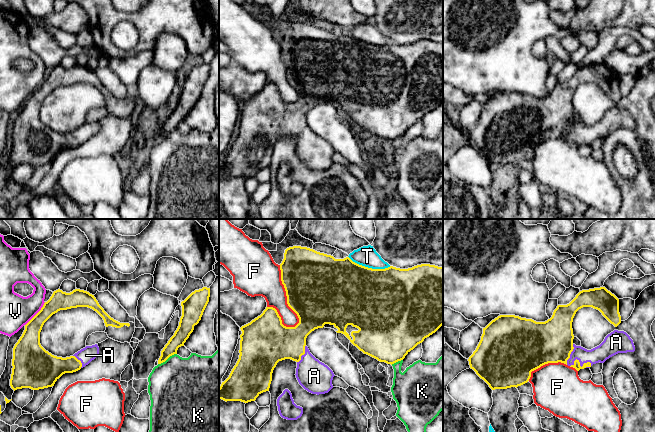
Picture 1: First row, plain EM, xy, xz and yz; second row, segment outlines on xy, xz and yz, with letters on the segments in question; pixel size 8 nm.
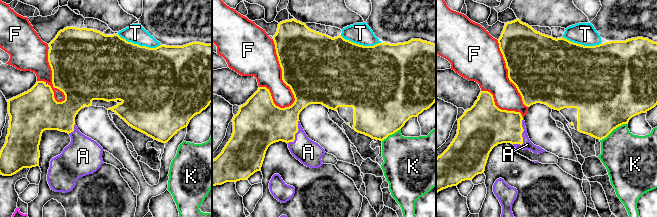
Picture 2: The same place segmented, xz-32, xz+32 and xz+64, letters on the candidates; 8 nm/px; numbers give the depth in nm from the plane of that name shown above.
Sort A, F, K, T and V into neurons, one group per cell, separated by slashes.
A / F / K / T / V

